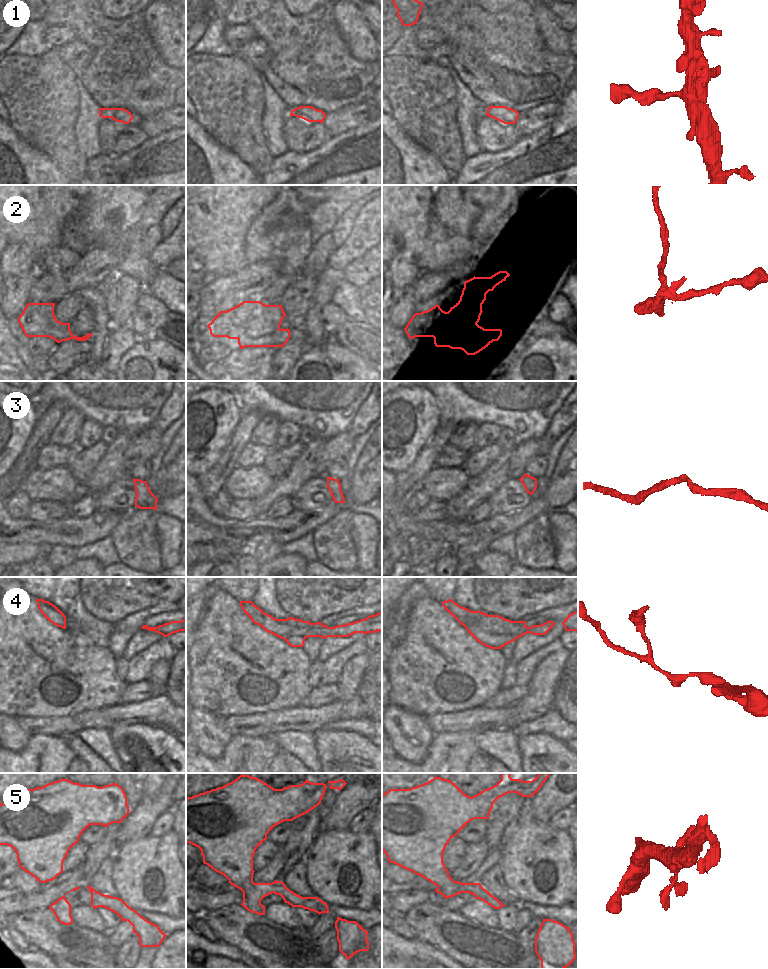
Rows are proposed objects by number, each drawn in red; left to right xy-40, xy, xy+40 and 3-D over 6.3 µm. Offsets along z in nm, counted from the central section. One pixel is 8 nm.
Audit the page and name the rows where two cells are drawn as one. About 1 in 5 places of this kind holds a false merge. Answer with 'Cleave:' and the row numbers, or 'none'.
Cleave: 2

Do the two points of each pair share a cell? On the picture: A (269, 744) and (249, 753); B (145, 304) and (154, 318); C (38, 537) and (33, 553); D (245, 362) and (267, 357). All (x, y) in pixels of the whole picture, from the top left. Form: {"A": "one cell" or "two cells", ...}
{"A": "one cell", "B": "one cell", "C": "two cells", "D": "one cell"}

